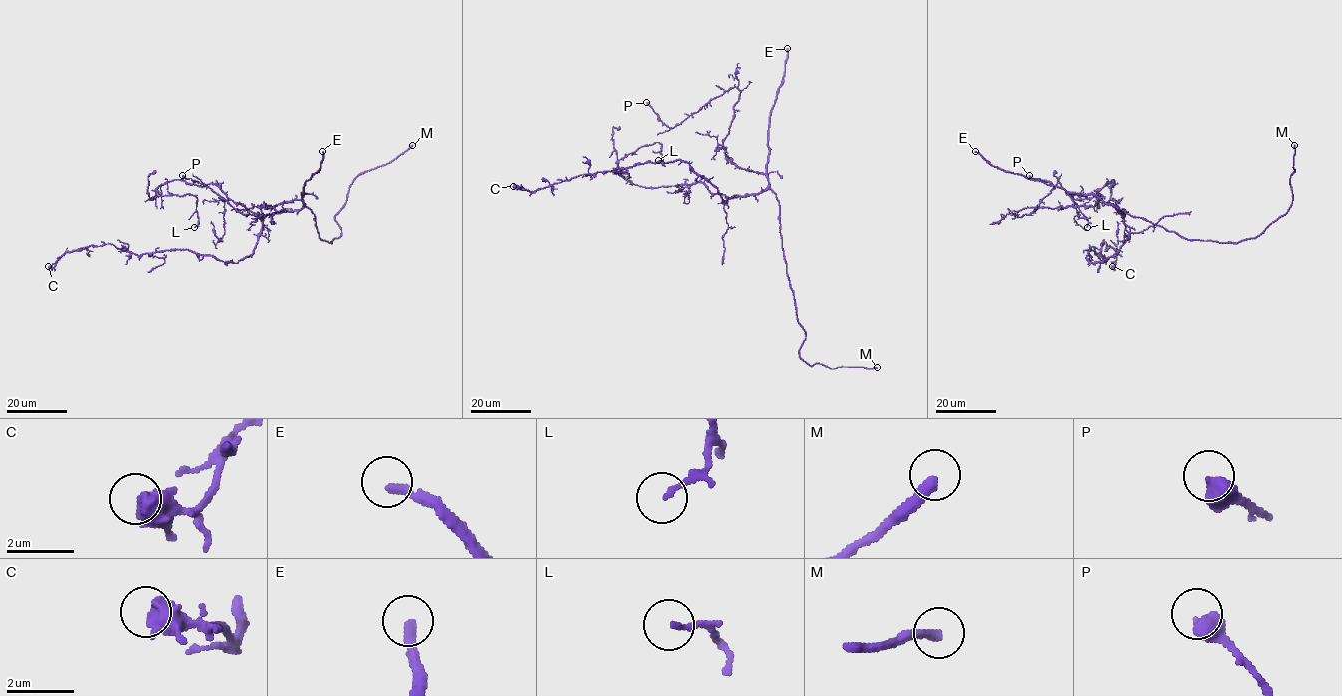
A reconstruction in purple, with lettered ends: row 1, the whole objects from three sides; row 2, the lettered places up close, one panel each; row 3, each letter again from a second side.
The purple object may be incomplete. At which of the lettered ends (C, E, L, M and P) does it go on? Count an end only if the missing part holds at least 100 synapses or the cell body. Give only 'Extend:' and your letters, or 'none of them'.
Extend: E, M

